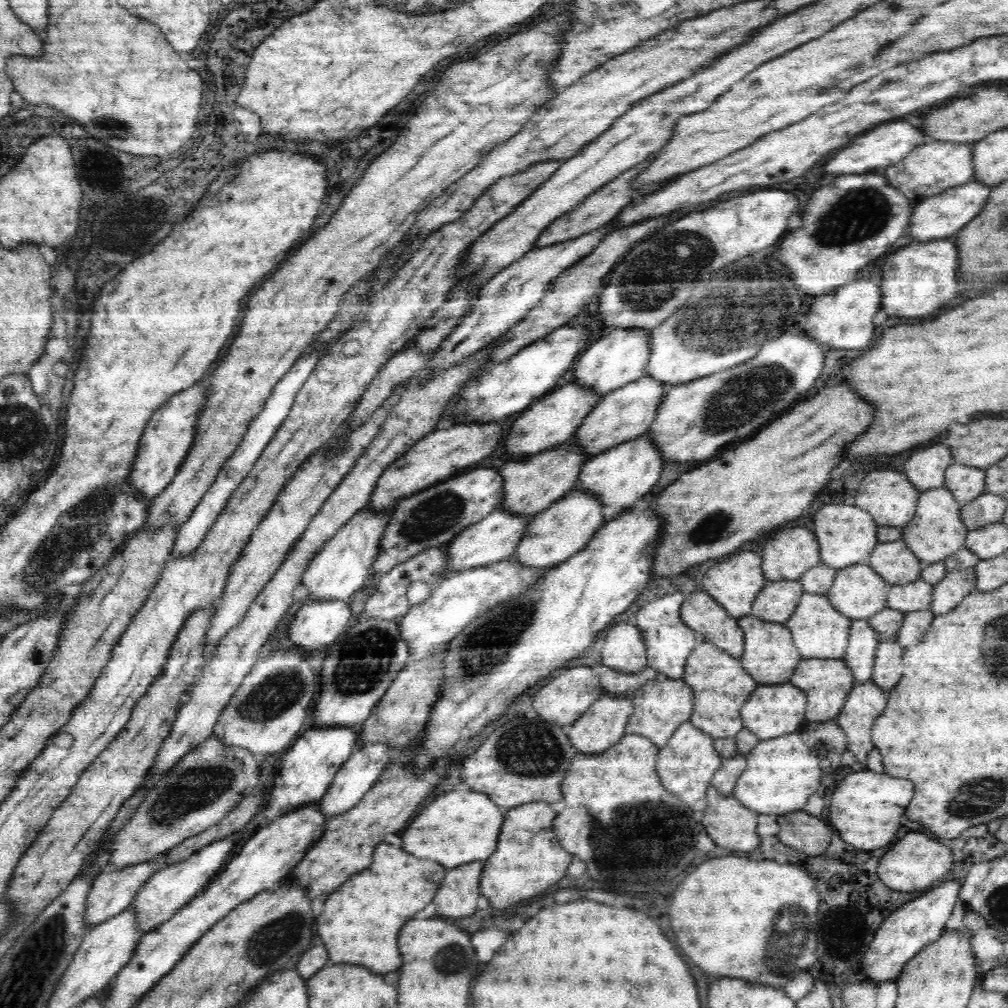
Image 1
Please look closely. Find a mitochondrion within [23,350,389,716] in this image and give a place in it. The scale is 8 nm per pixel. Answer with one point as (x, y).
(50, 443)

